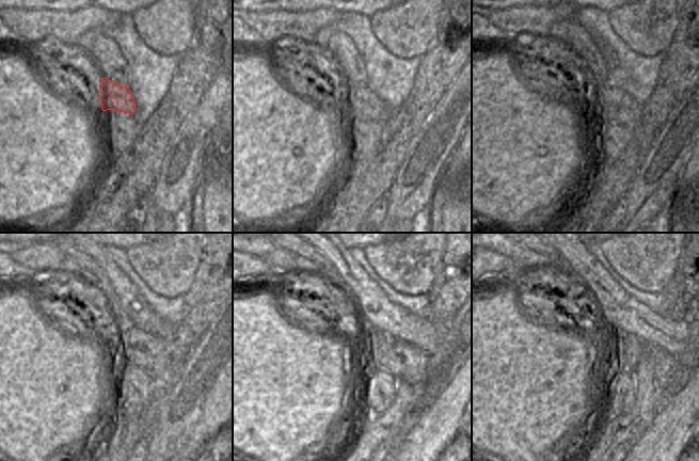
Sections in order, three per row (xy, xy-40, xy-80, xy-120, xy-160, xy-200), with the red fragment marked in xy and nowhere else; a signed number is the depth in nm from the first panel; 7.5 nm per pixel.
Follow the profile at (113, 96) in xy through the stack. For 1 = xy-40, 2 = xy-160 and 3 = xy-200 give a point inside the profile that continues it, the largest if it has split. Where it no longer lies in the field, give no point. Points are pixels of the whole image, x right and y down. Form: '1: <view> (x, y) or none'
1: xy-40 (359, 98)
2: xy-160 (404, 362)
3: xy-200 (624, 351)

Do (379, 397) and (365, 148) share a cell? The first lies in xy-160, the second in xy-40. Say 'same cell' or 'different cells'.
same cell

